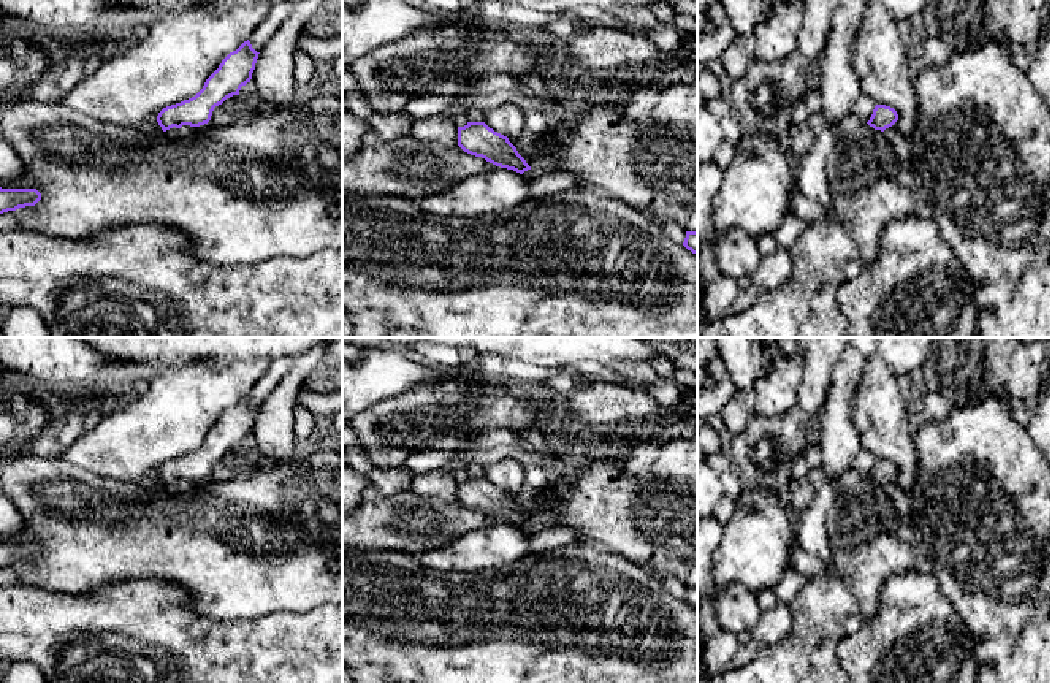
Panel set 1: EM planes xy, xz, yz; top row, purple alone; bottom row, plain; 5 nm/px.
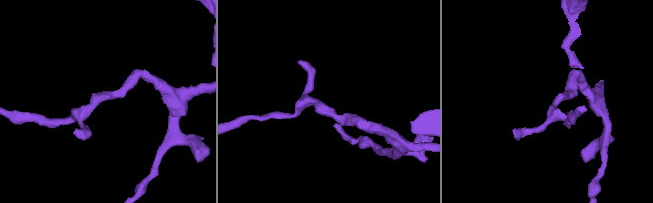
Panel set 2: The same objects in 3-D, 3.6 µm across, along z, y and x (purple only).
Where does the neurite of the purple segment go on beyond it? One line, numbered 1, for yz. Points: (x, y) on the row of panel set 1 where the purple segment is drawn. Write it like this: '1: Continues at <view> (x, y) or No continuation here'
1: No continuation here

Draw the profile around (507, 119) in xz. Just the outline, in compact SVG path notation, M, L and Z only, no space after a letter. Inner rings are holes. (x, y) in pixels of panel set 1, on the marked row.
M512 103L483 111L483 122L507 138L524 135L524 111Z

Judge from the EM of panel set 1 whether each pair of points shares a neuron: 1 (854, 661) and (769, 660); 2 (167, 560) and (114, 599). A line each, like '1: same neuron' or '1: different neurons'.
1: different neurons
2: different neurons

